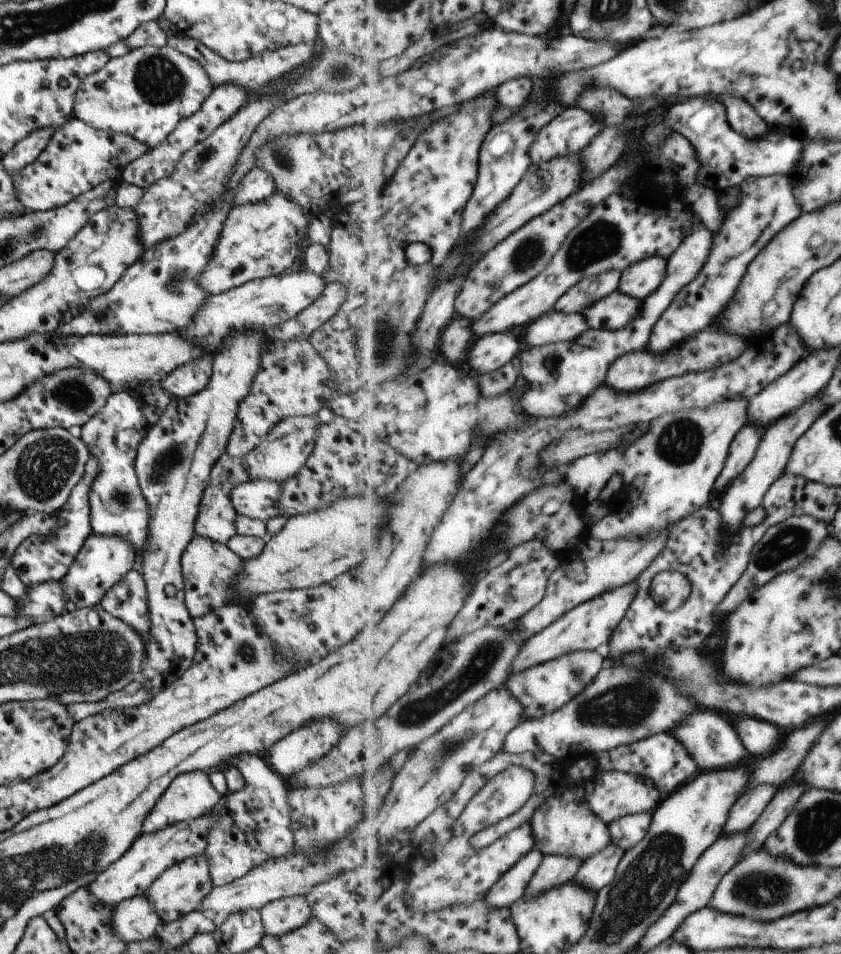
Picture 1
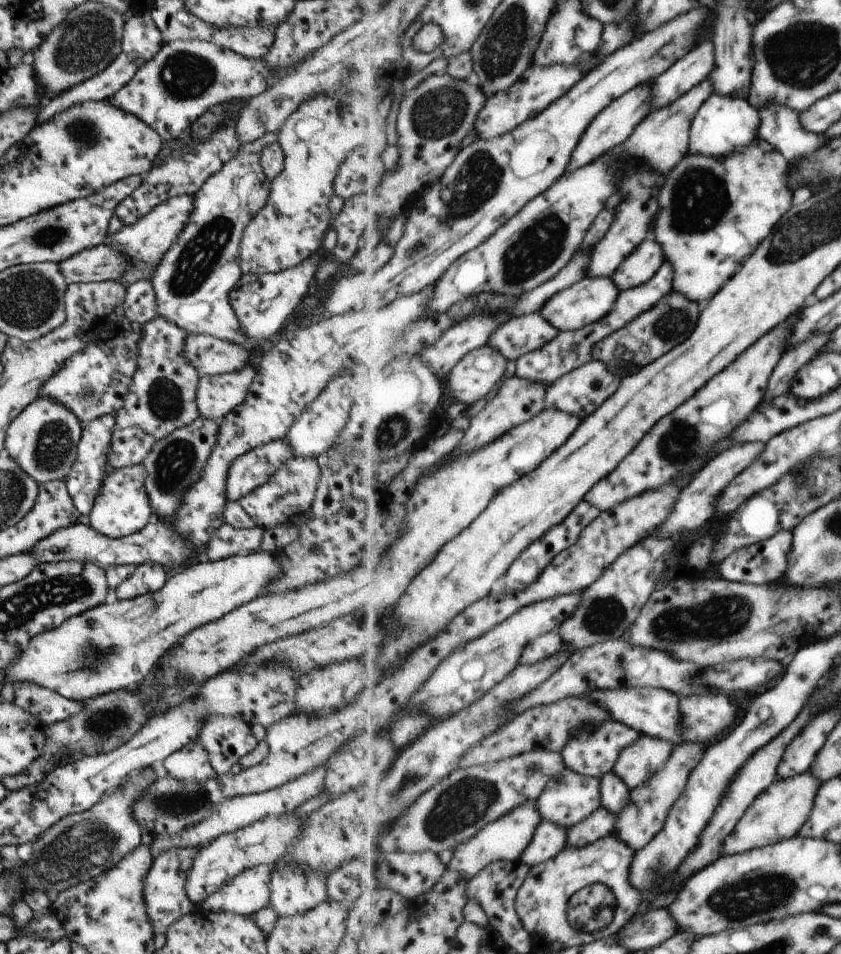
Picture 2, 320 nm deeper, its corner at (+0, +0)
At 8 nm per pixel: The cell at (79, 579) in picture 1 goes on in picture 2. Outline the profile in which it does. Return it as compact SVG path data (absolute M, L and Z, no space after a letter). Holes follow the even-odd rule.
M141 463L111 471L104 478L84 521L98 533L114 539L140 531L153 518L148 494L144 487L144 478L145 469Z

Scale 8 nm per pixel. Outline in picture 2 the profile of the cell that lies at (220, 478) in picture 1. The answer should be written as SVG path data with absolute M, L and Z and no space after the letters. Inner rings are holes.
M277 439L260 444L229 465L225 479L227 501L237 501L250 490L257 488L293 455L292 448L285 439Z

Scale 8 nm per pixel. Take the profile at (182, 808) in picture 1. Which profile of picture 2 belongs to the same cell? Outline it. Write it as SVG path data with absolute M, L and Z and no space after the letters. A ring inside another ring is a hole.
M199 741L184 744L162 760L165 772L182 781L203 782L214 777L207 751Z

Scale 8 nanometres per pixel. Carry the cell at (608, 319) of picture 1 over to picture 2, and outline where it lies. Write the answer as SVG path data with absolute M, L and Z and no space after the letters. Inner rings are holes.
M587 276L573 284L573 286L557 293L555 297L550 298L544 308L540 310L540 313L554 327L557 327L557 330L574 331L582 329L605 318L613 310L620 291L620 288L611 277Z

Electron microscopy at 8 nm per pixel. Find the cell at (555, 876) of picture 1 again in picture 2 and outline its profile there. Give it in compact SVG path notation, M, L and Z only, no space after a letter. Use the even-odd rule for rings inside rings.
M599 808L591 818L568 830L566 848L583 848L611 836L615 833L617 820L618 816L613 812L609 812L607 808Z

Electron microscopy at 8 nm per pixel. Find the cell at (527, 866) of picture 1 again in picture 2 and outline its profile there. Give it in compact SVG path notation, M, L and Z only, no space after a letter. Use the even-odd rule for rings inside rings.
M543 820L520 861L531 868L556 858L567 847L567 828Z

